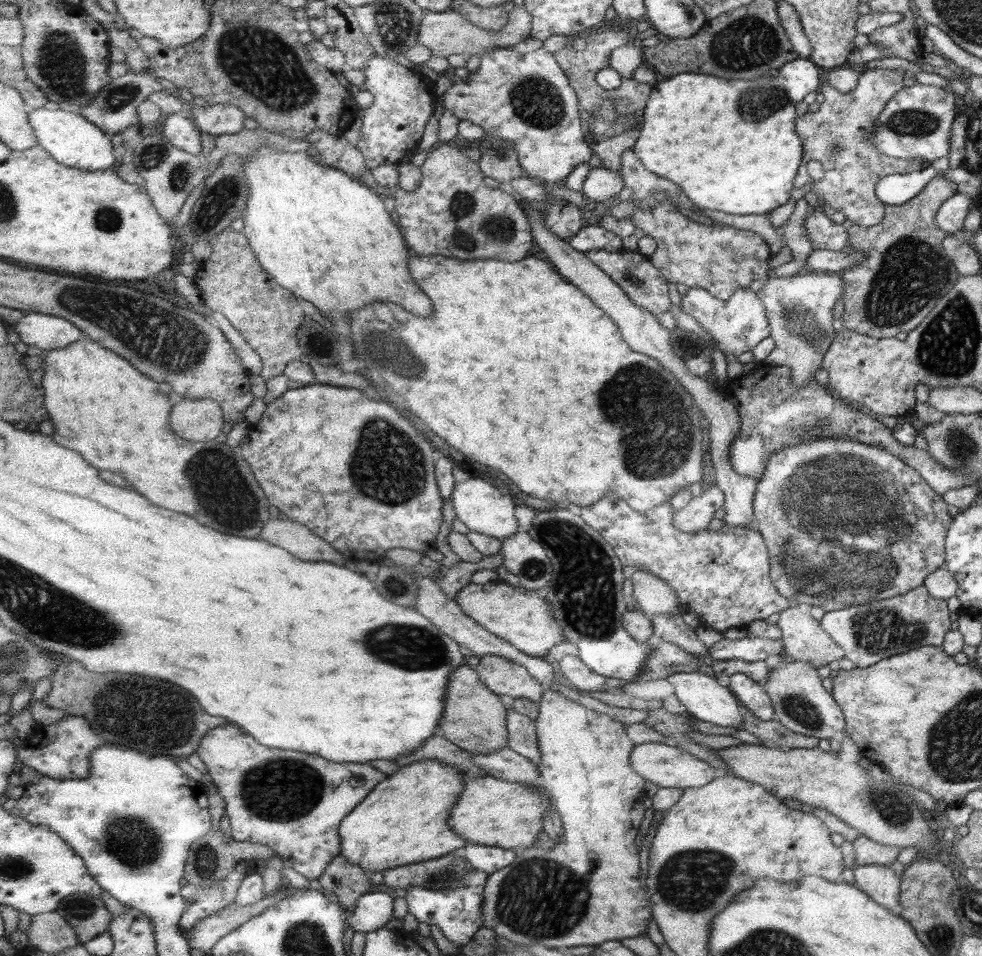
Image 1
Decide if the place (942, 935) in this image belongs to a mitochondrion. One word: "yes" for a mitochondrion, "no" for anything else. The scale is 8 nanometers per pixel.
yes

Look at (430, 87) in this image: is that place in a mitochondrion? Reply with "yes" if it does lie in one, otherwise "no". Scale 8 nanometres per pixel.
no

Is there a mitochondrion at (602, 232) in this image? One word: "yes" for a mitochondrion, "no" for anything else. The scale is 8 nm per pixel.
no

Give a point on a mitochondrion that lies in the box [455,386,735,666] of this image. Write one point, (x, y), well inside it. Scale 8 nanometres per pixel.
(586, 586)

